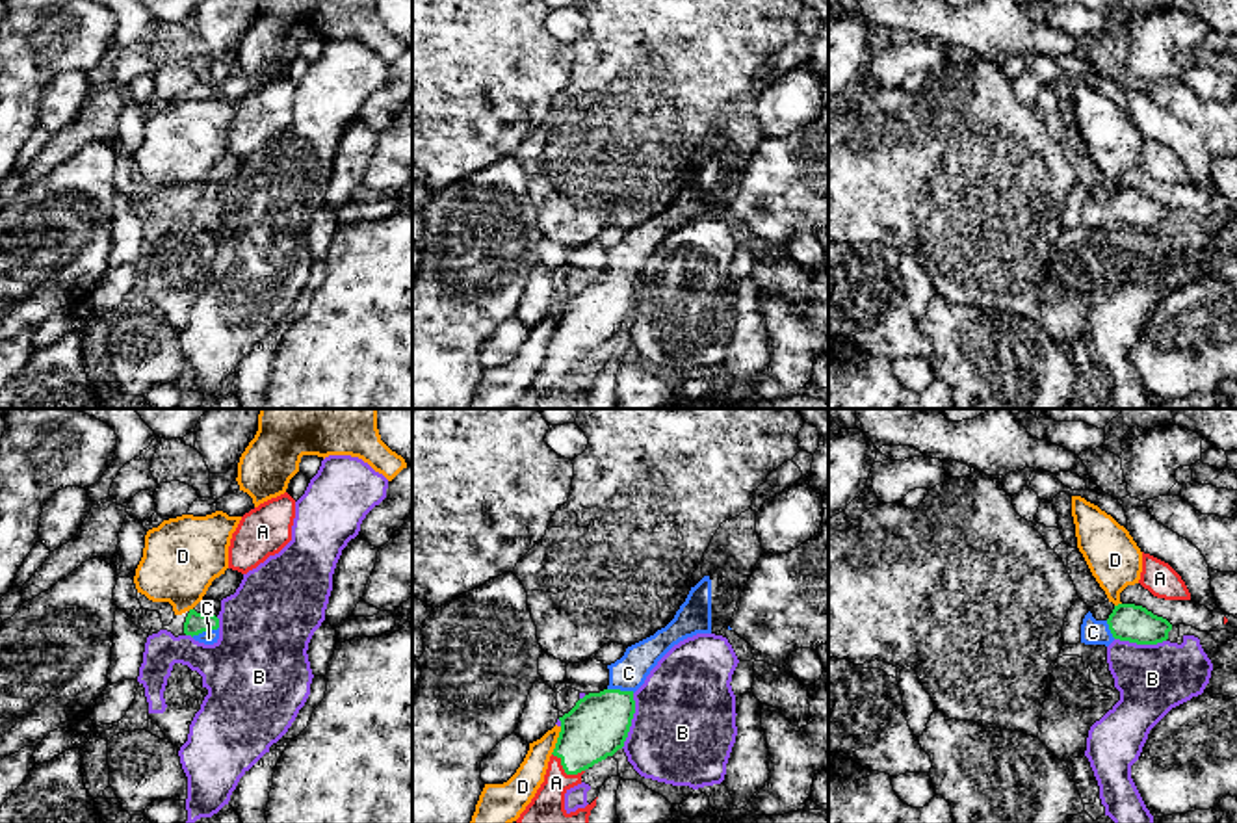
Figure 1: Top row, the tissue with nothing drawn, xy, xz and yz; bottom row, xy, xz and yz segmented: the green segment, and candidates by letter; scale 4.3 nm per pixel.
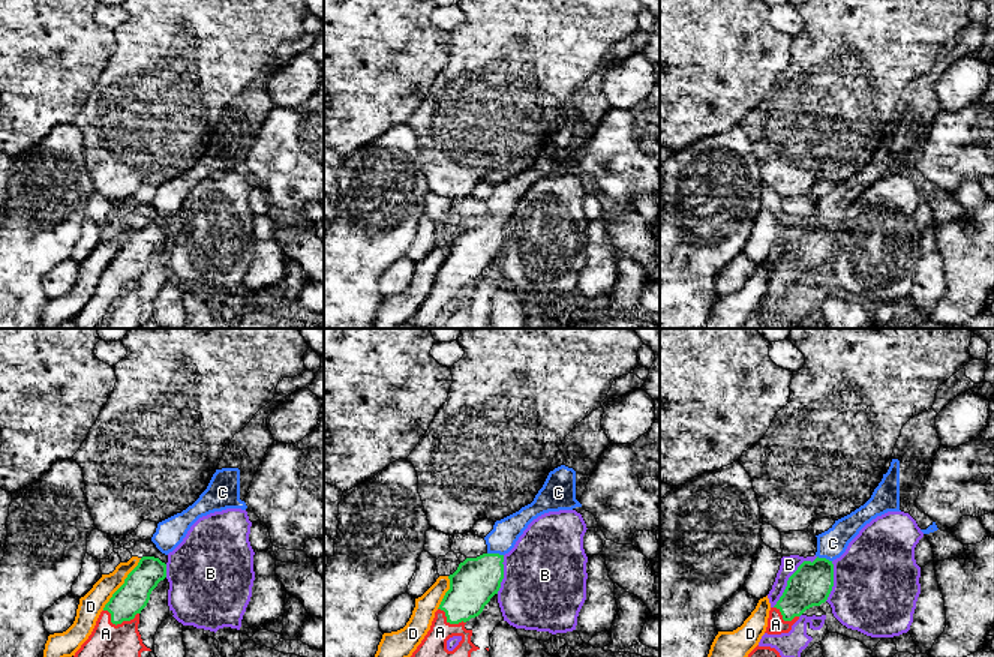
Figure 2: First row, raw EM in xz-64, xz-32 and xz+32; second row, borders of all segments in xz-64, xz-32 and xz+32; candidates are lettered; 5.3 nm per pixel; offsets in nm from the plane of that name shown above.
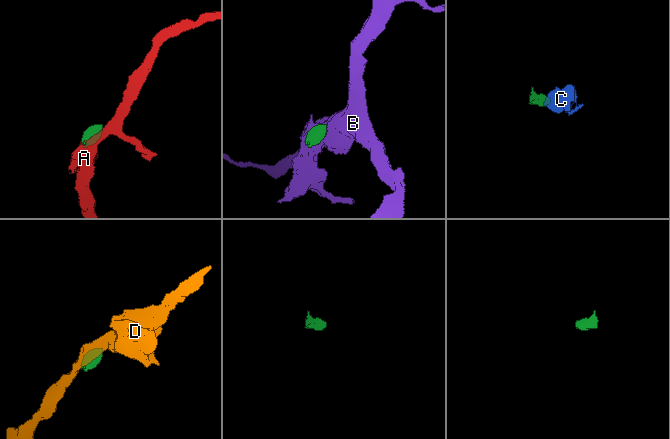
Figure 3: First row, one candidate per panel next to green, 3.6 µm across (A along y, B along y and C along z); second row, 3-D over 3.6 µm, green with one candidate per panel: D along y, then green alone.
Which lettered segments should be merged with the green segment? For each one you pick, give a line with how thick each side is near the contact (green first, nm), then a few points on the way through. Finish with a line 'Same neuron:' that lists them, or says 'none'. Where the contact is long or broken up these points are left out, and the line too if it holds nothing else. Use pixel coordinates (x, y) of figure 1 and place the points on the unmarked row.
C: calibres 100 and 60 nm; way xy (195, 207), (205, 214), (208, 222)
Same neuron: C

